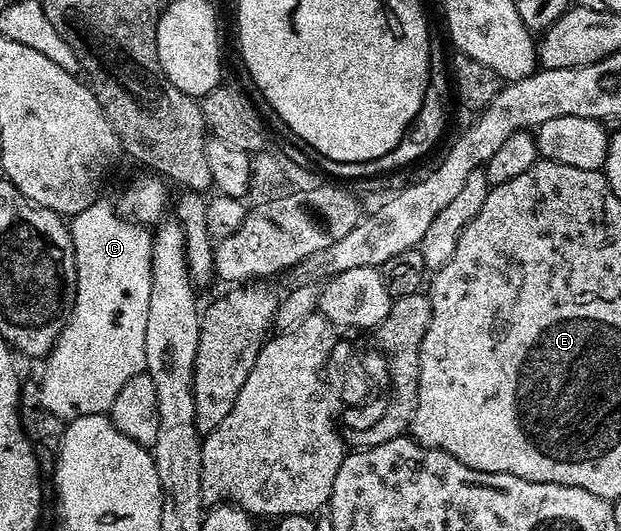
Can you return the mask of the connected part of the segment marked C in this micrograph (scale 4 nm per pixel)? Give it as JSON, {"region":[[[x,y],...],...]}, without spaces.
{"region":[[[99,201],[88,205],[79,215],[73,216],[68,223],[72,245],[74,246],[74,264],[76,265],[76,285],[74,286],[74,308],[70,310],[70,317],[66,320],[62,332],[59,333],[54,347],[45,360],[46,368],[40,378],[41,398],[40,402],[56,417],[69,421],[76,417],[88,417],[89,415],[104,415],[109,412],[112,401],[116,401],[116,393],[132,381],[132,377],[143,374],[146,370],[146,350],[144,349],[144,332],[148,330],[148,297],[152,297],[152,235],[145,226],[139,225],[129,218],[123,217],[110,203]]]}

